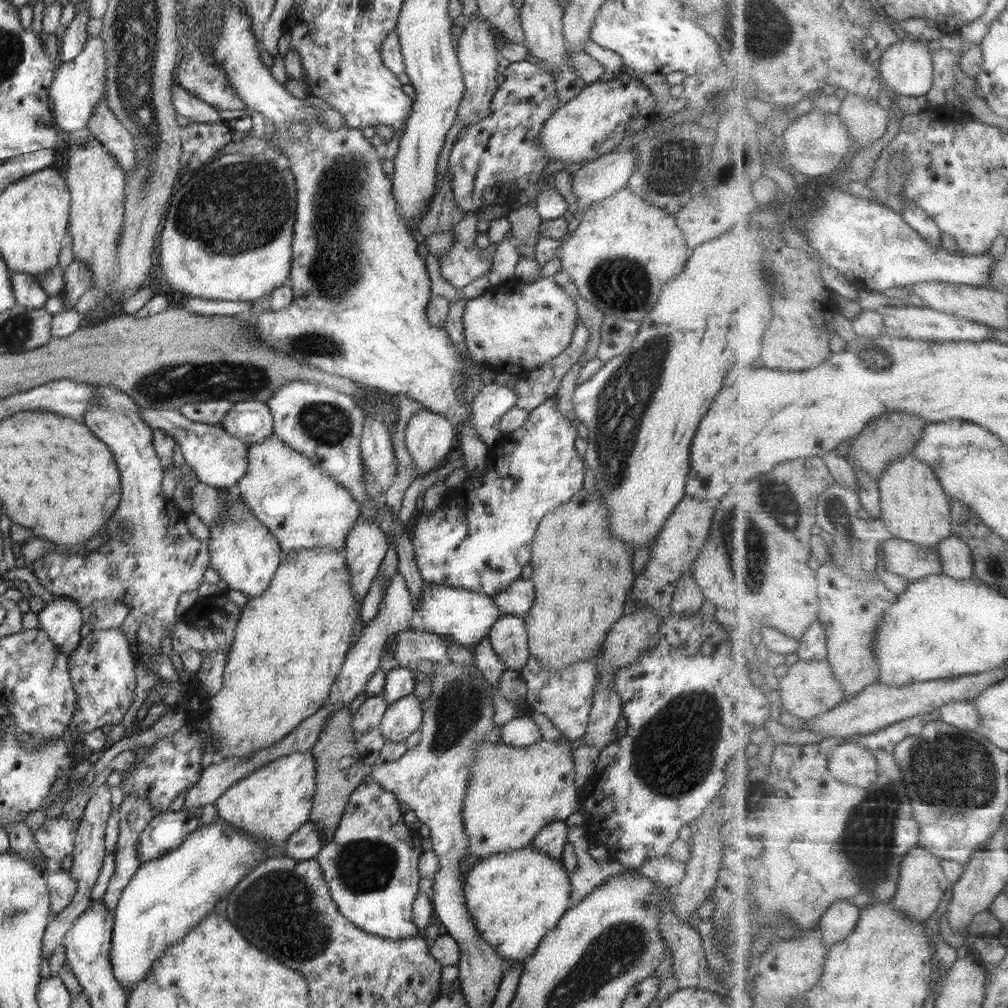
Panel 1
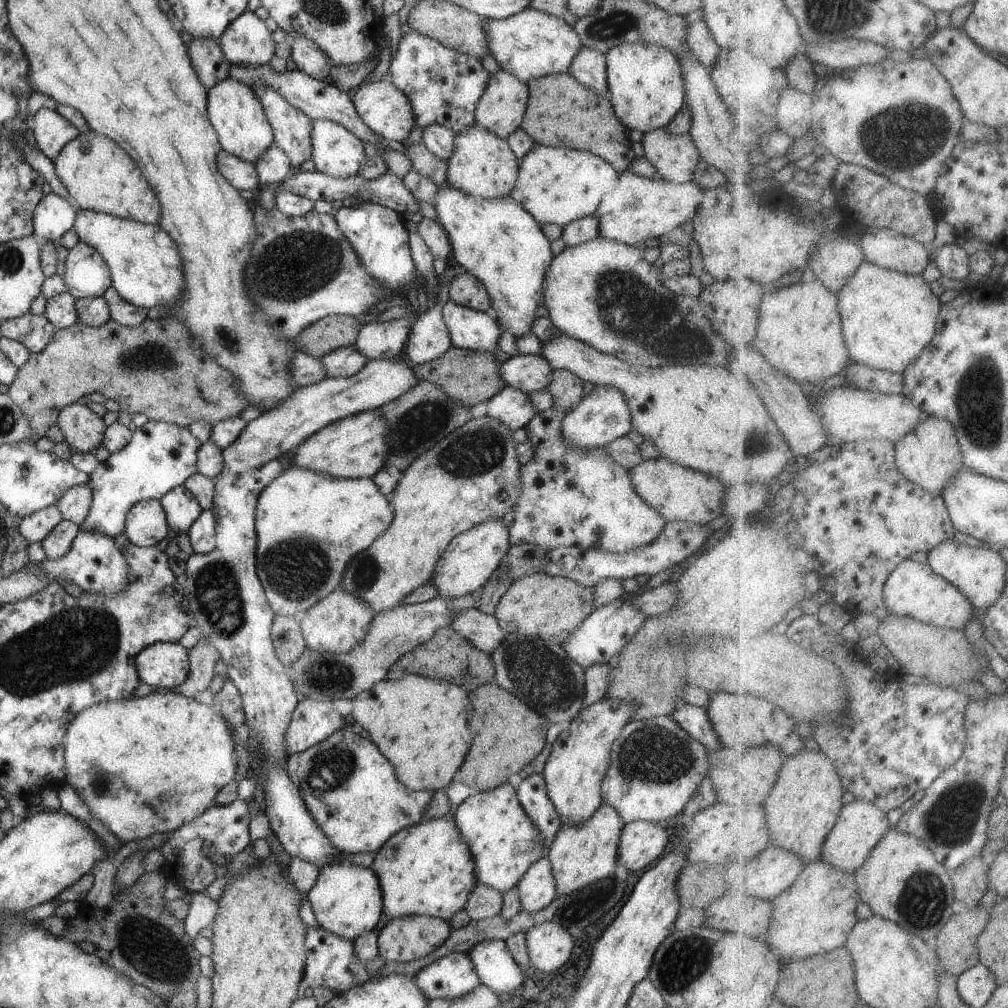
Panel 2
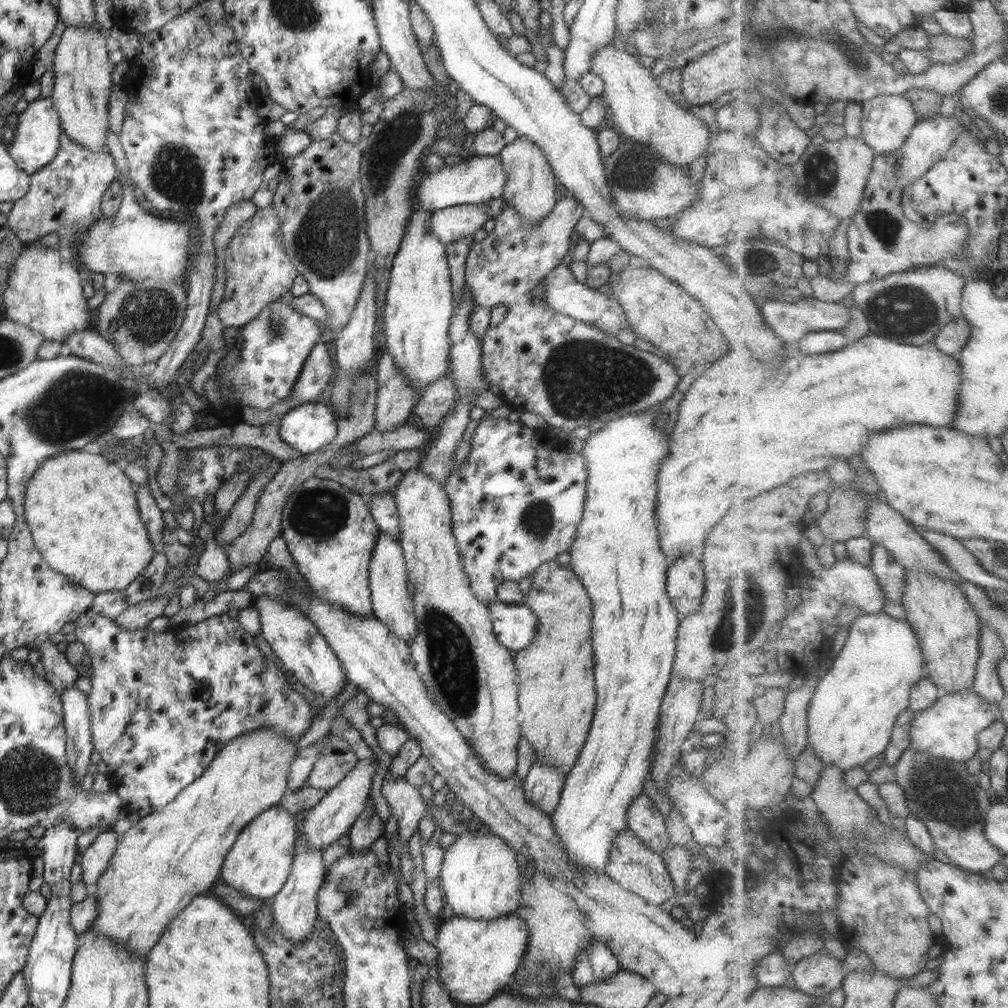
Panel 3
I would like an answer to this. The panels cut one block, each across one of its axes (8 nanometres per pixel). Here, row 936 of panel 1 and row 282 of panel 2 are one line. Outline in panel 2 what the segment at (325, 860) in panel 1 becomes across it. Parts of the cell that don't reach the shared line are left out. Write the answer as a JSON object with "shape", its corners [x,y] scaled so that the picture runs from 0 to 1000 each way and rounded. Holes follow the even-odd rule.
{"shape":[[[355,199],[353,203],[344,201],[330,213],[339,232],[355,251],[358,261],[379,284],[391,288],[397,285],[407,286],[409,282],[413,282],[413,276],[417,272],[407,254],[406,230],[403,228],[401,215],[396,210],[375,201]]]}

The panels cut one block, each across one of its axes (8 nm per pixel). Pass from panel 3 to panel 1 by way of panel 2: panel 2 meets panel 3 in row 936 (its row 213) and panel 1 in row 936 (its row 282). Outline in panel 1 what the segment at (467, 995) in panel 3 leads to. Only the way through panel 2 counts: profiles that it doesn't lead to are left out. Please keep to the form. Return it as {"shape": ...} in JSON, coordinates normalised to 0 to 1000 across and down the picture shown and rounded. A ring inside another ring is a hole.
{"shape":[[[530,839],[486,847],[466,857],[459,868],[464,905],[482,936],[507,953],[525,949],[565,900],[564,865],[556,852]]]}

